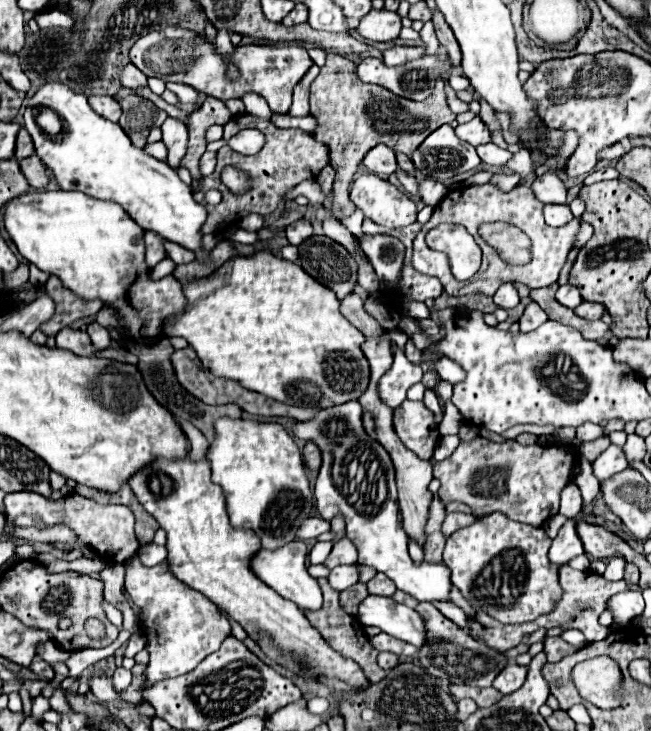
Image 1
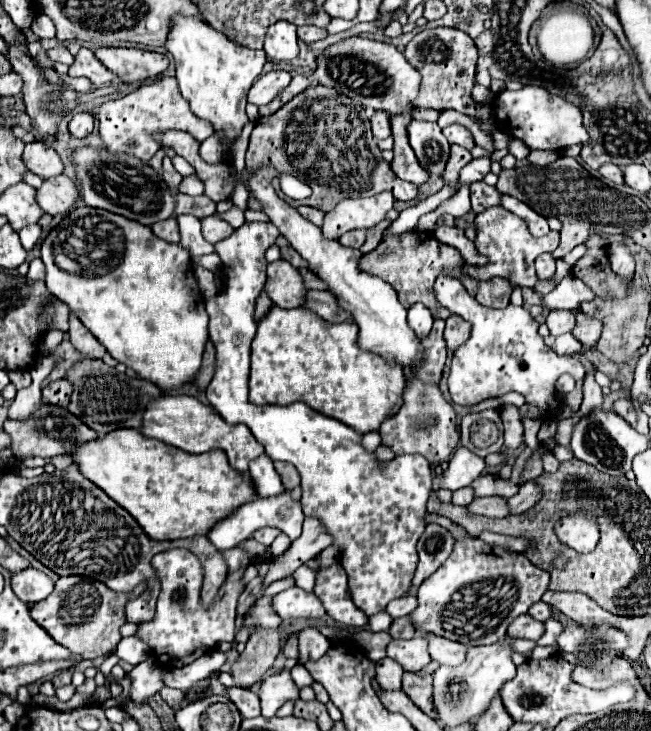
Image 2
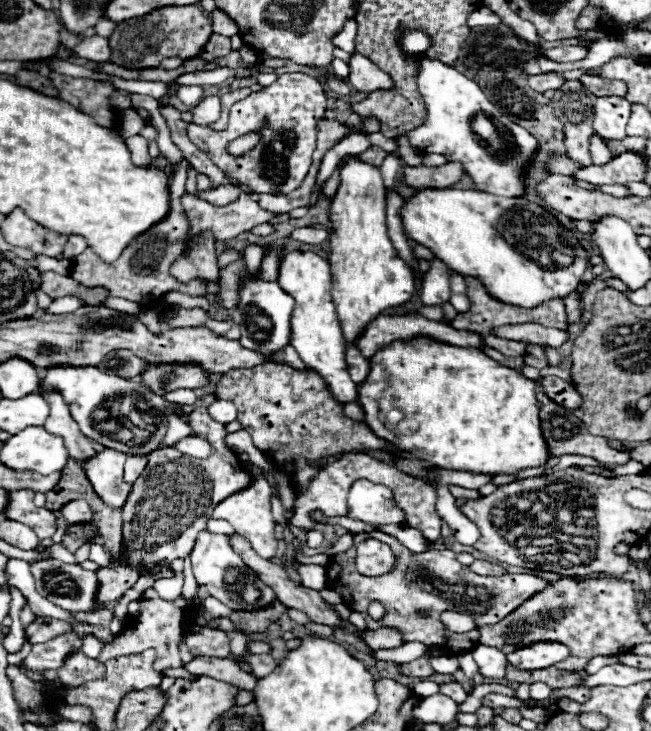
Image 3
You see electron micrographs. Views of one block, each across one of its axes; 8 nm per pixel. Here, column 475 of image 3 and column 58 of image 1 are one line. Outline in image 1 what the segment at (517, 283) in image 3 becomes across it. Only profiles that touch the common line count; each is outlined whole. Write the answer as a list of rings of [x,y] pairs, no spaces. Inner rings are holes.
[[[26,192],[4,204],[4,226],[18,252],[30,264],[58,276],[66,288],[84,300],[100,298],[104,306],[116,308],[120,322],[138,344],[156,344],[162,338],[162,322],[170,314],[184,312],[186,298],[182,294],[182,284],[176,278],[162,278],[158,282],[148,278],[150,268],[144,262],[144,228],[140,228],[116,202],[102,202],[84,192]]]

